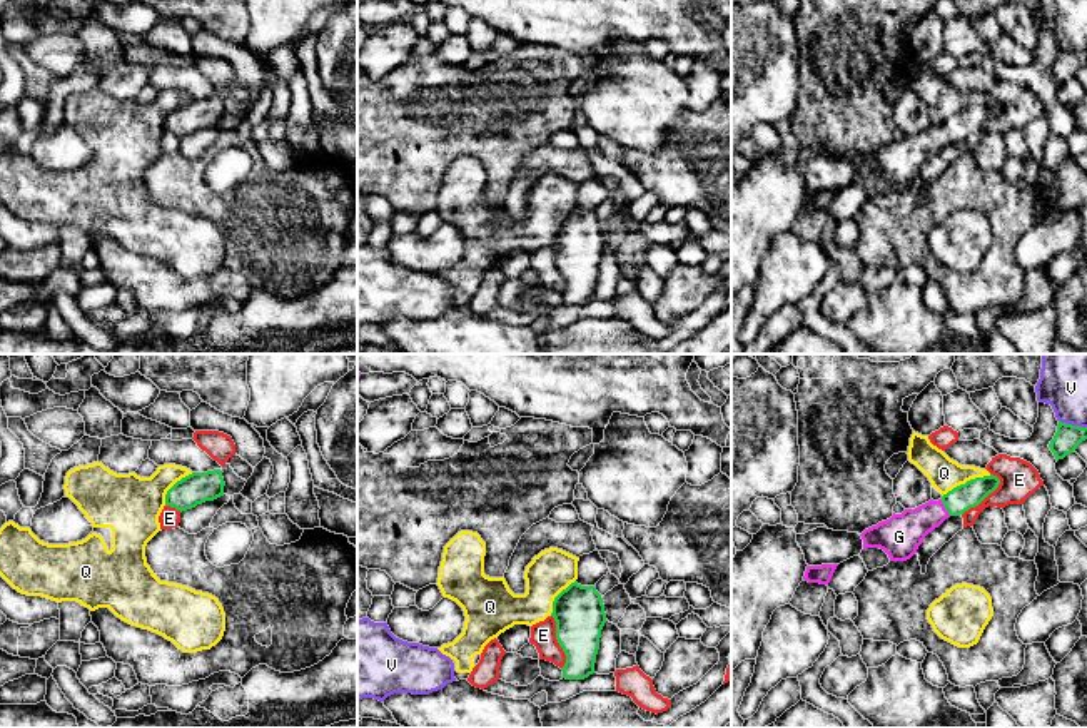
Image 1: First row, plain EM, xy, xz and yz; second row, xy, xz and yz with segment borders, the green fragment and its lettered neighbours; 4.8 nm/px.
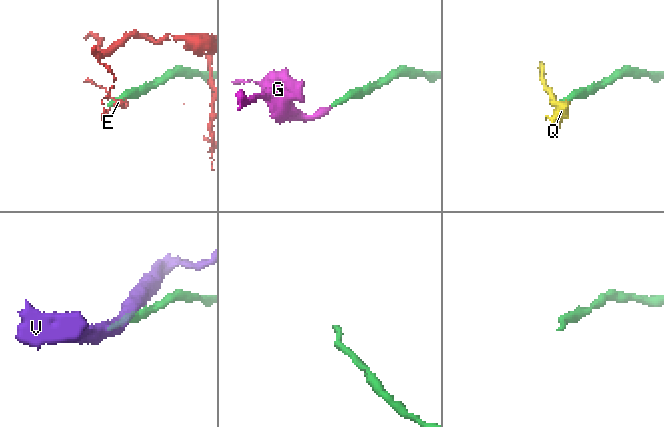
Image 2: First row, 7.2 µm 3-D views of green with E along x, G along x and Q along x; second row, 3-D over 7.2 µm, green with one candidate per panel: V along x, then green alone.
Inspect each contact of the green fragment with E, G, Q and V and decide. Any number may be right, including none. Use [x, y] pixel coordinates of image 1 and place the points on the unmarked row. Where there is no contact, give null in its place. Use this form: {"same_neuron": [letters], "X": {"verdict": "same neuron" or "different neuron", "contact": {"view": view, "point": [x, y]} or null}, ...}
{"same_neuron": ["G"], "E": {"verdict": "different neuron", "contact": {"view": "xz", "point": [558, 267]}}, "G": {"verdict": "same neuron", "contact": {"view": "yz", "point": [945, 134]}}, "Q": {"verdict": "different neuron", "contact": {"view": "yz", "point": [967, 107]}}, "V": {"verdict": "different neuron", "contact": {"view": "yz", "point": [1071, 50]}}}

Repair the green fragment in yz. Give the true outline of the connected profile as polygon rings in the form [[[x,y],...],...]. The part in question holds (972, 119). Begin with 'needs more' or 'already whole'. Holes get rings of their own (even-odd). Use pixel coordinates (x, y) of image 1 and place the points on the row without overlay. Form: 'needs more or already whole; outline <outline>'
needs more; outline [[[993,100],[975,104],[953,114],[938,127],[930,125],[915,135],[905,135],[902,140],[893,139],[890,145],[860,160],[863,175],[880,174],[888,180],[890,187],[907,187],[917,179],[928,159],[947,144],[960,142],[978,132],[999,110],[1000,105]]]

